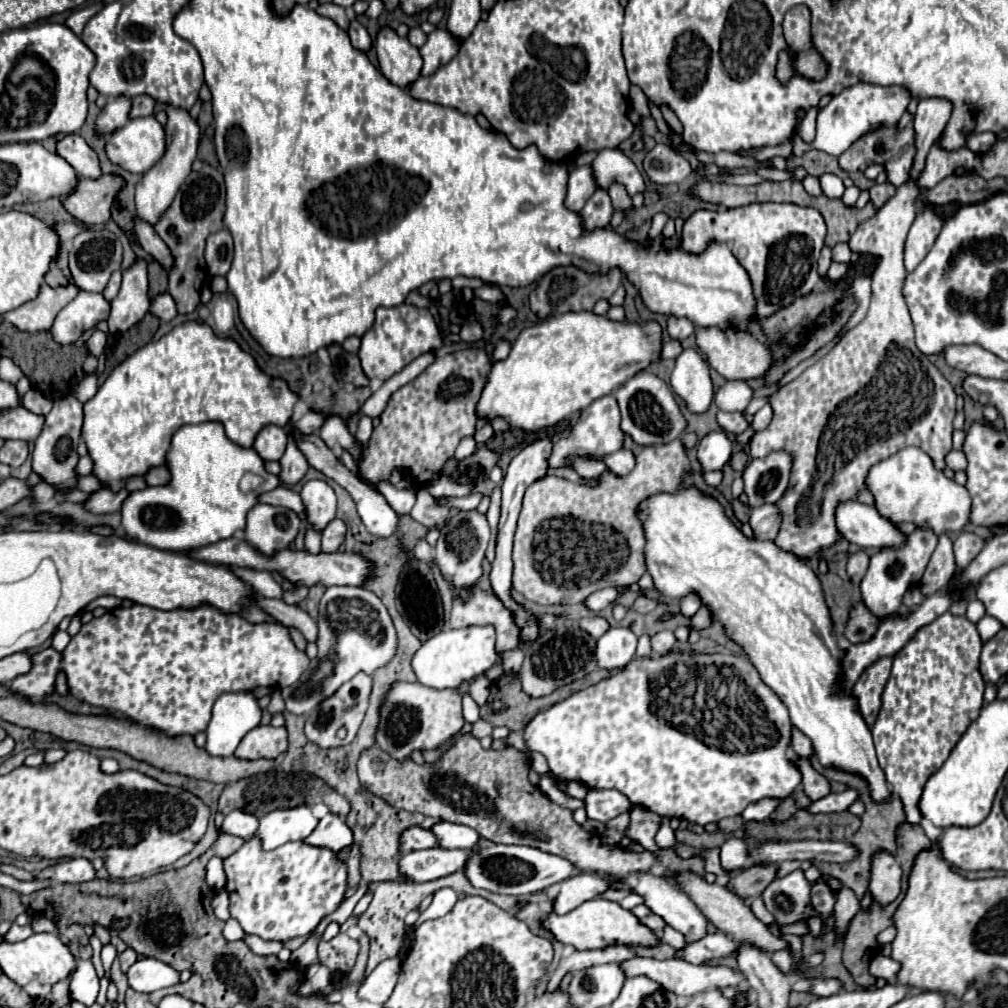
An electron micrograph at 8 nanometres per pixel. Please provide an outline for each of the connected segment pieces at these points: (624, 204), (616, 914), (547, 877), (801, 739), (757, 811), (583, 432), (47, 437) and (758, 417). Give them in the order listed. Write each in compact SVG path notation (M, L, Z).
M613 184L613 186L609 186L609 196L611 196L611 200L613 200L613 206L615 206L615 210L631 210L633 208L633 204L631 204L631 198L629 198L629 194L627 194L627 190L625 190L625 186L621 186L621 184Z
M589 900L583 902L579 908L559 916L553 914L553 910L543 918L541 926L549 930L561 944L571 944L577 950L597 950L597 948L607 948L613 944L623 944L623 946L653 946L657 942L657 936L629 912L623 910L619 904L609 902L609 900Z
M481 838L479 846L475 850L475 856L471 858L471 862L465 868L465 874L475 888L485 888L485 890L497 892L497 894L521 896L521 894L539 892L551 884L559 884L565 878L571 878L575 874L575 866L561 856L545 854L537 848L503 846L503 844L493 844L493 842Z
M793 728L791 748L793 748L793 752L795 752L799 758L807 758L807 760L809 760L809 758L813 756L813 746L811 746L809 738L807 738L803 732L799 732L797 728Z
M761 800L755 802L753 806L747 806L743 810L743 820L745 822L763 822L769 818L769 814L775 810L775 806L779 804L779 800Z
M611 394L595 400L591 406L587 406L579 414L577 422L573 424L573 434L569 438L559 440L553 446L553 452L551 452L551 458L549 458L549 468L565 466L565 456L569 456L569 454L577 454L581 458L589 458L589 456L603 456L603 454L611 454L611 452L621 450L625 434L619 428L619 418L621 416L619 416L617 400Z
M65 396L53 404L53 410L45 416L45 428L41 436L35 440L33 448L33 472L49 486L55 488L57 494L77 490L79 474L77 474L77 446L81 442L81 426L83 426L83 404L75 396Z
M765 404L755 416L753 416L753 422L751 422L751 428L755 430L755 432L759 432L759 430L765 430L767 426L769 426L769 422L771 422L771 418L773 418L773 412L771 412L771 406L769 404Z

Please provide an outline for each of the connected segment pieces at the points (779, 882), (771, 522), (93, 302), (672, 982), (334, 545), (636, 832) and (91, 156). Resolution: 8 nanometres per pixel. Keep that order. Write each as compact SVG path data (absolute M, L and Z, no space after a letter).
M795 870L783 878L773 880L763 890L761 898L765 908L777 918L779 924L791 924L813 914L809 892L811 884L803 876L803 870Z
M777 504L757 506L751 512L749 524L753 528L753 536L759 540L777 538L777 530L781 528L781 510Z
M79 290L73 302L69 302L55 318L51 328L53 338L59 344L73 344L85 332L95 330L99 322L109 318L109 306L111 304L103 298L103 294L89 294Z
M635 956L633 960L627 960L621 964L623 972L627 976L647 976L655 982L659 982L661 986L665 986L669 992L683 996L683 998L691 998L695 994L701 994L705 990L711 988L723 988L723 986L739 986L741 982L745 982L745 974L741 974L741 970L729 968L729 966L709 966L709 964L689 964L677 958L671 960L653 960L653 958L639 958Z
M335 518L323 530L323 550L325 552L335 552L335 550L339 550L343 540L345 540L345 524L343 524L343 520Z
M633 804L629 808L629 826L625 830L625 836L633 842L641 844L643 850L649 850L657 858L661 856L659 846L655 844L655 834L661 828L663 818L659 814L653 814L651 810L645 810L645 806Z
M67 134L57 140L57 154L67 160L79 176L101 178L103 170L97 154L79 134Z

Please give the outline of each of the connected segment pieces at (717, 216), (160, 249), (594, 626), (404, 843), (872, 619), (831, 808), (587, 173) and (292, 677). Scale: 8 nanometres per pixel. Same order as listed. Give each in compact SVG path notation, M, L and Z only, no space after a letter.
M773 202L721 210L701 208L685 220L681 236L681 248L687 252L703 252L709 240L733 244L733 254L751 276L759 318L767 318L797 296L809 294L821 282L817 260L825 244L825 220L813 208Z
M135 216L135 218L133 218L133 228L135 228L137 240L139 240L139 244L143 246L143 250L145 250L147 254L151 254L161 266L165 266L165 268L169 270L171 264L173 264L171 252L169 252L169 248L165 246L165 242L157 236L157 232L153 230L153 226Z
M591 616L591 618L583 618L583 620L581 620L581 628L583 628L585 632L589 632L593 638L599 638L599 636L603 636L603 634L607 632L609 624L607 624L607 620L601 618L601 616Z
M409 828L401 836L401 850L411 852L411 850L425 850L425 848L439 848L439 842L433 832L421 830L421 828Z
M857 602L851 612L849 612L849 620L845 624L845 638L851 642L851 644L857 644L857 642L865 642L869 638L873 638L873 634L877 632L881 620L871 614L867 610L867 606L863 602Z
M847 790L841 794L827 794L825 798L819 798L815 802L809 804L809 812L811 814L827 814L827 812L843 812L847 810L853 802L857 800L857 792L855 790Z
M579 166L571 172L569 176L569 184L567 184L567 198L565 198L565 206L569 210L579 212L585 202L593 196L593 192L597 190L597 182L593 182L593 168L591 166Z
M133 604L129 608L121 606L121 608L113 608L109 610L107 614L103 614L101 618L93 618L89 624L83 624L79 634L71 638L69 646L65 648L63 654L55 652L53 648L47 648L39 654L33 654L33 668L29 674L25 676L19 676L15 678L13 682L9 682L9 688L15 692L15 694L21 694L25 698L29 698L31 702L39 702L43 700L47 694L53 692L53 680L57 676L59 670L65 670L67 674L67 684L69 684L69 690L75 698L79 700L85 700L93 706L103 706L111 712L121 712L125 714L127 718L133 718L135 722L139 724L145 724L145 726L153 726L161 732L165 732L167 736L179 736L179 734L197 734L197 732L203 732L211 720L211 708L213 708L213 702L225 694L225 692L243 692L243 690L255 690L257 686L269 686L269 688L287 688L287 686L293 686L301 674L307 670L309 666L309 658L305 652L297 650L297 646L293 644L291 636L287 634L287 630L279 624L249 624L245 618L237 616L237 614L221 614L217 608L213 606L199 606L195 610L173 610L173 612L161 612L161 610L153 610L149 606L139 606L139 604Z

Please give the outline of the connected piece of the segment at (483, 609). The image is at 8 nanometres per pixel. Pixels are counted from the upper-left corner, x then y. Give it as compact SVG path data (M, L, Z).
M451 584L451 596L453 596L453 610L449 616L451 628L473 626L477 622L493 624L497 630L495 644L497 652L505 648L519 648L517 626L513 624L511 612L493 594L487 594L477 586L471 586L469 590L457 590Z

